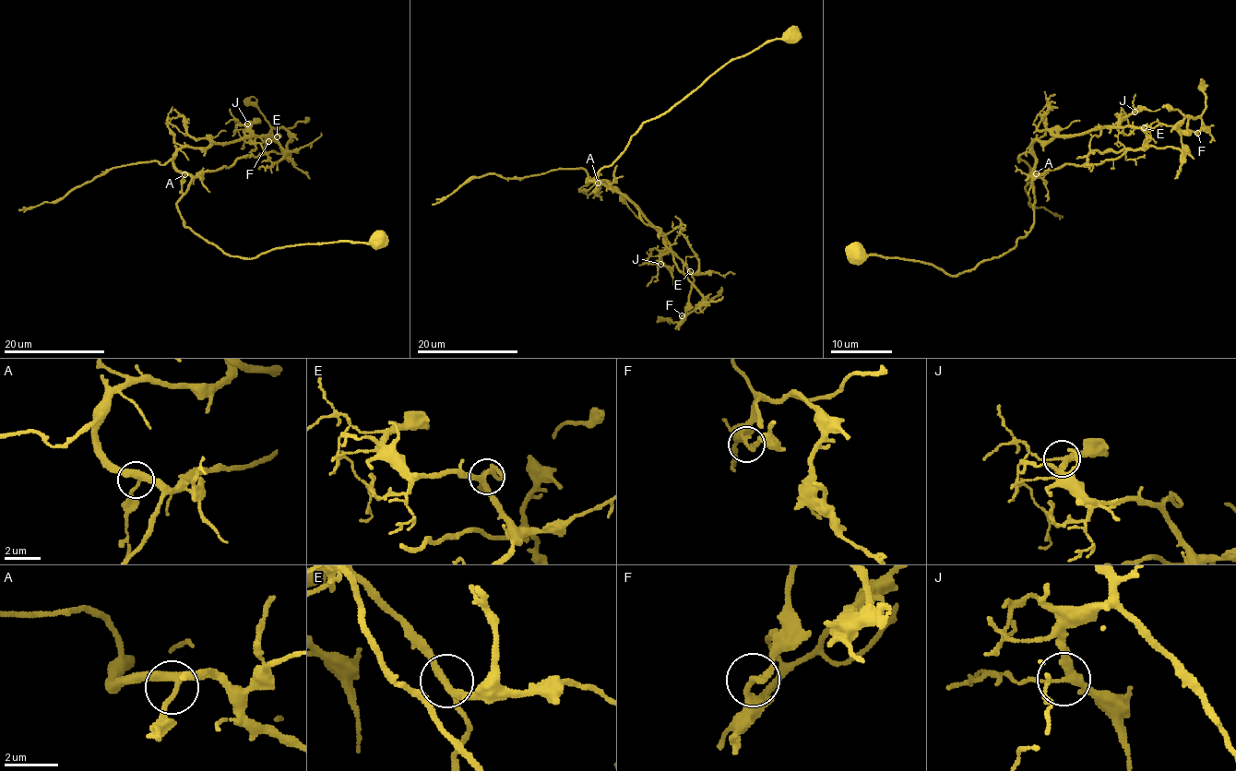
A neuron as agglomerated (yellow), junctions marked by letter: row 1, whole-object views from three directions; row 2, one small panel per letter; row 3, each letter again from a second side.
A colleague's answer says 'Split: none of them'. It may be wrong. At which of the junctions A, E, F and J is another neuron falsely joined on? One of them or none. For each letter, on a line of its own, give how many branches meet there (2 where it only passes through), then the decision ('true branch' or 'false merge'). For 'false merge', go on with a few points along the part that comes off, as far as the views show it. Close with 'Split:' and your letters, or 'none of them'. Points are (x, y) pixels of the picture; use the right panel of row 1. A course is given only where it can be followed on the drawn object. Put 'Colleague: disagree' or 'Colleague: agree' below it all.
A: 3 branches meet; true branch
E: 3 branches meet; true branch
F: 2 branches meet; true branch
J: 3 branches meet; true branch
Split: none of them
Colleague: agree

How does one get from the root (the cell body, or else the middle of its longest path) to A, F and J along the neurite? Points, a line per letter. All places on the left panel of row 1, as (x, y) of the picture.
A: (377, 243), (302, 243), (271, 249), (250, 259), (230, 256), (184, 225), (176, 205), (192, 178), (184, 174)
F: (377, 243), (243, 259), (186, 227), (176, 201), (192, 178), (175, 154), (280, 136), (268, 141)
J: (377, 243), (243, 259), (186, 227), (176, 201), (192, 178), (175, 154), (255, 136), (247, 124)

